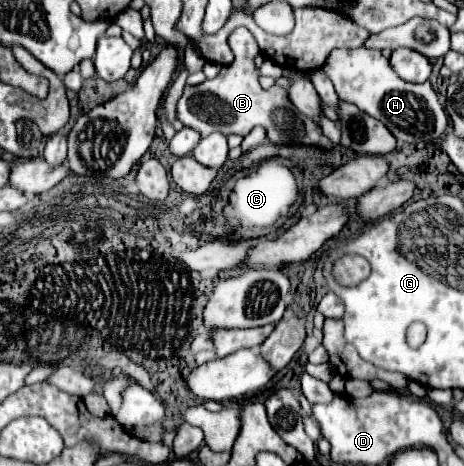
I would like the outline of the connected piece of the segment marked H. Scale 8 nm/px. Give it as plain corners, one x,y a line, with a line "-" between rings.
364,46
354,50
338,48
330,52
322,70
332,80
342,102
350,102
358,106
358,110
380,120
394,134
396,140
418,144
436,142
444,136
448,128
448,116
438,102
432,84
428,80
422,84
412,84
398,78
396,72
390,68
388,58
380,50
370,50

